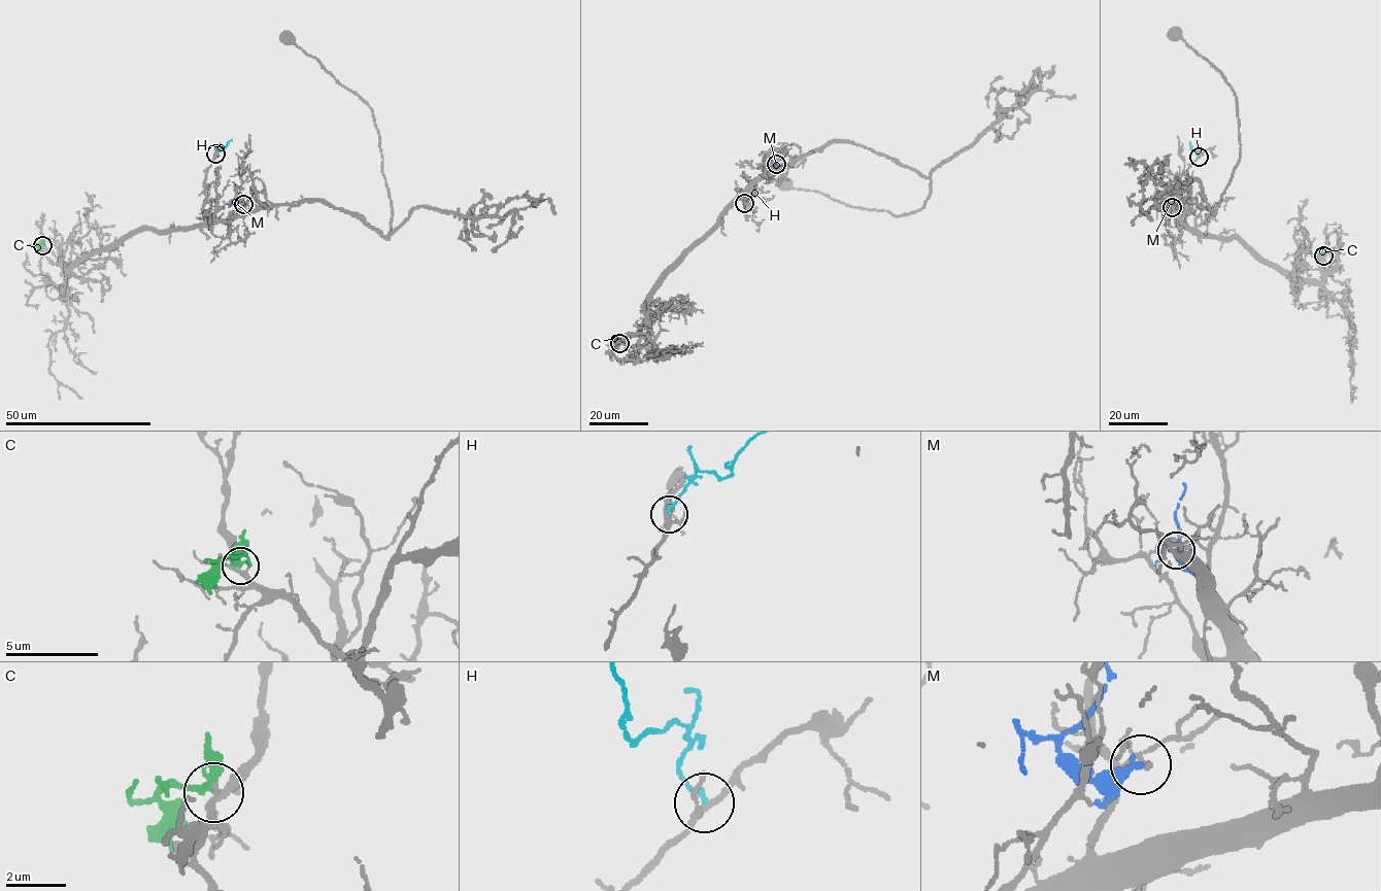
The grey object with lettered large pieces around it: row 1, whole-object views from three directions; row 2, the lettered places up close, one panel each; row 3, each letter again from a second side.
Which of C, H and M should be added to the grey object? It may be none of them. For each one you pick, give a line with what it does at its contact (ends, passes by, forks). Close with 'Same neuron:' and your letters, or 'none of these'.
Same neuron: none of these

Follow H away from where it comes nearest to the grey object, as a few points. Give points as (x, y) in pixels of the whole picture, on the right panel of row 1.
H: (1199, 157), (1196, 149), (1191, 149), (1190, 141)

